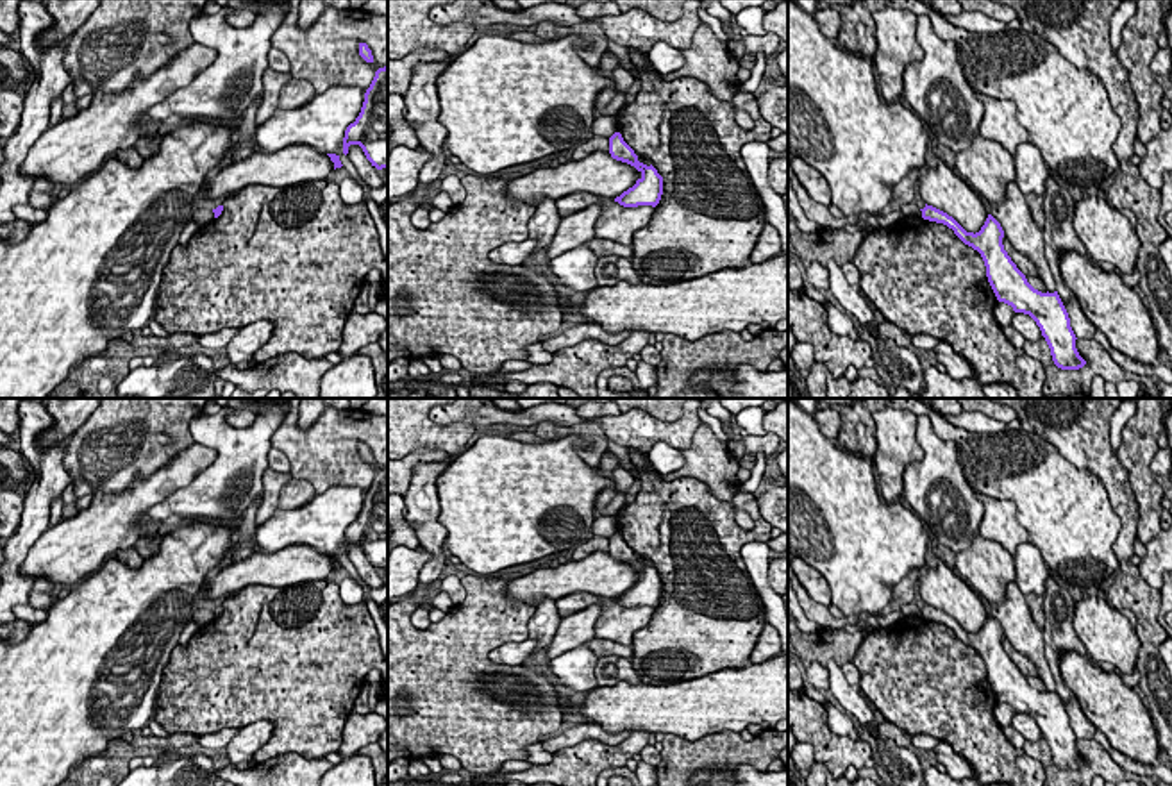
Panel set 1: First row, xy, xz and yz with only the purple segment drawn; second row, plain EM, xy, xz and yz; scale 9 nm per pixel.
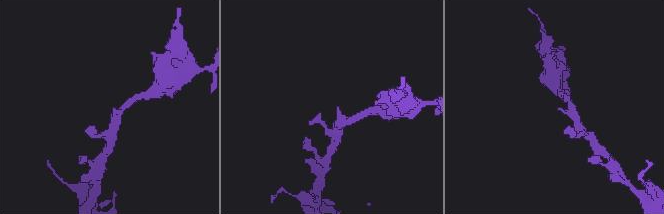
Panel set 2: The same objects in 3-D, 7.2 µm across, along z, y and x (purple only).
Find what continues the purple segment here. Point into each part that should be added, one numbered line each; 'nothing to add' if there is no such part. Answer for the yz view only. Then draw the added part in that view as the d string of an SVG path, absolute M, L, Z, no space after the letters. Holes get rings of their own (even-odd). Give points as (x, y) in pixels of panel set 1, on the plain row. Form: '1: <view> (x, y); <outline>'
nothing to add

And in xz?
nothing to add

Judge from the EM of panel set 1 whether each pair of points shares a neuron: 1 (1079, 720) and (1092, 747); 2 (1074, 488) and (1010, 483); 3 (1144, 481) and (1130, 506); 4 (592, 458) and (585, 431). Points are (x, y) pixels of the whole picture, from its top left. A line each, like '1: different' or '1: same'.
1: different
2: same
3: different
4: same

